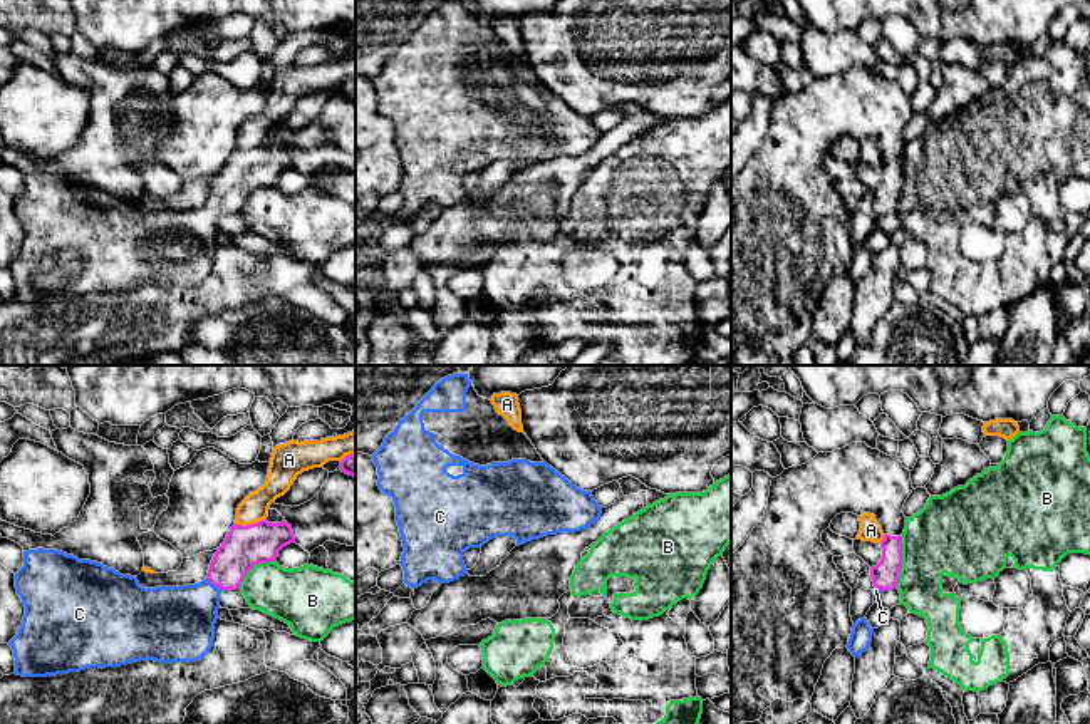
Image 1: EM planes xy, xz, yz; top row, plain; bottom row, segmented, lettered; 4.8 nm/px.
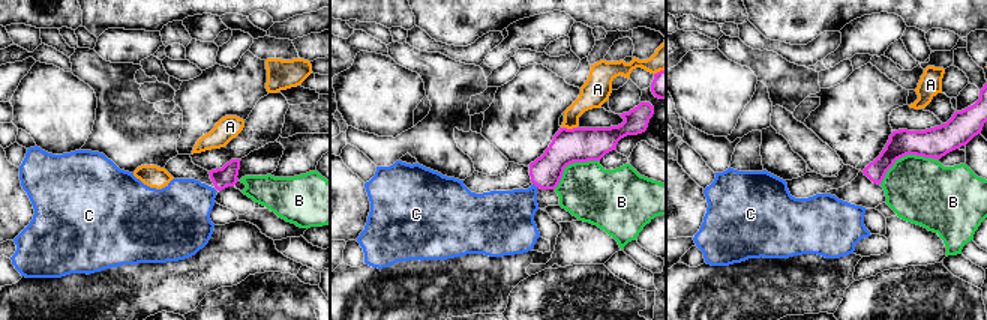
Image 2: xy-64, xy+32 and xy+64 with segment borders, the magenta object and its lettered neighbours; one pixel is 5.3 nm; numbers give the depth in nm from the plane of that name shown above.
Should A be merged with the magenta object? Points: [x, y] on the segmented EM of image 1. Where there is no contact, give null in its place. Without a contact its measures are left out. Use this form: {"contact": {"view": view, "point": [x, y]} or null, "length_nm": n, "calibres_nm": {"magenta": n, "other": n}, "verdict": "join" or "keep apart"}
{"contact": {"view": "xy", "point": [250, 525]}, "length_nm": 160, "calibres_nm": {"magenta": 200, "other": 140}, "verdict": "keep apart"}

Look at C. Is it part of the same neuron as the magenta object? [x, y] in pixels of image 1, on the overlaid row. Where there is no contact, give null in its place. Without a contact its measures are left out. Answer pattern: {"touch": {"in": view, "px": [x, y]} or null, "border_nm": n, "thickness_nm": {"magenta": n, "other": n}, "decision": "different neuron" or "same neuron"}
{"touch": {"in": "xy", "px": [215, 585]}, "border_nm": 100, "thickness_nm": {"magenta": 200, "other": 360}, "decision": "same neuron"}

